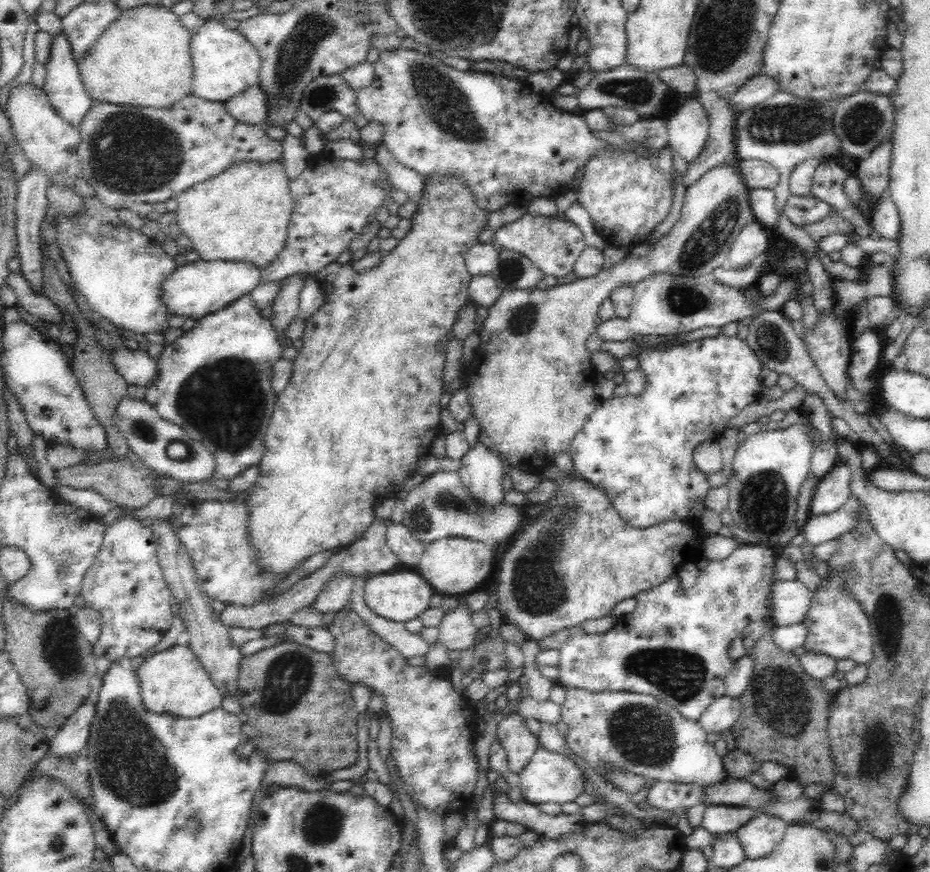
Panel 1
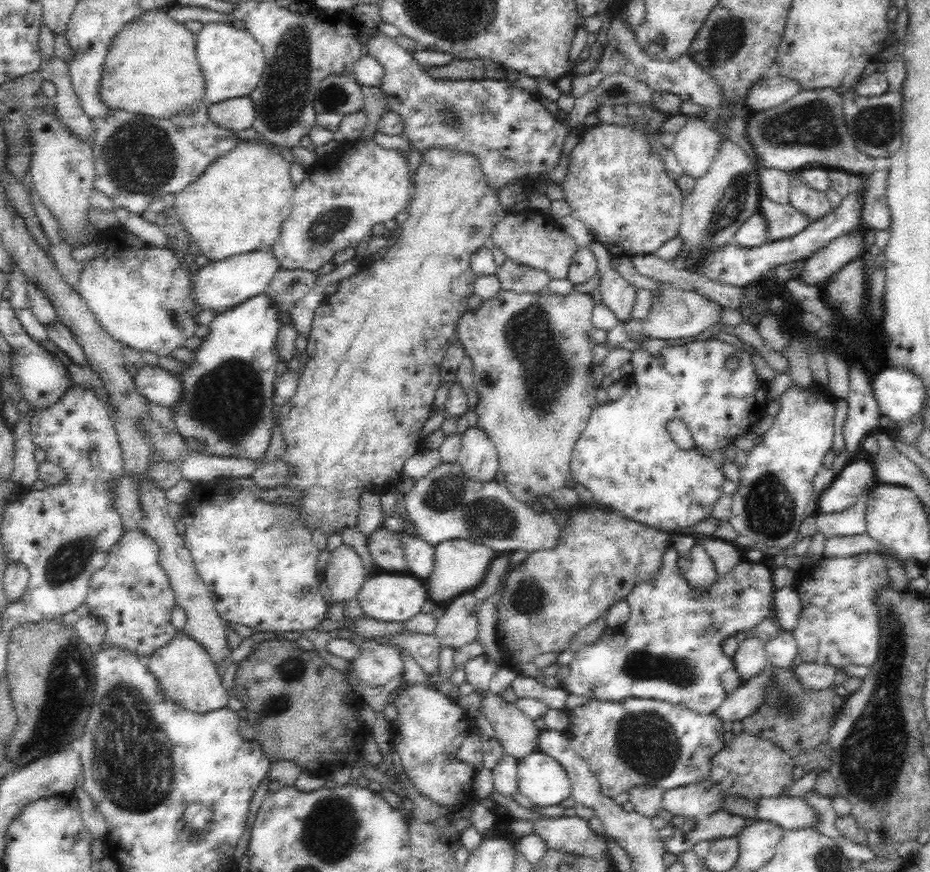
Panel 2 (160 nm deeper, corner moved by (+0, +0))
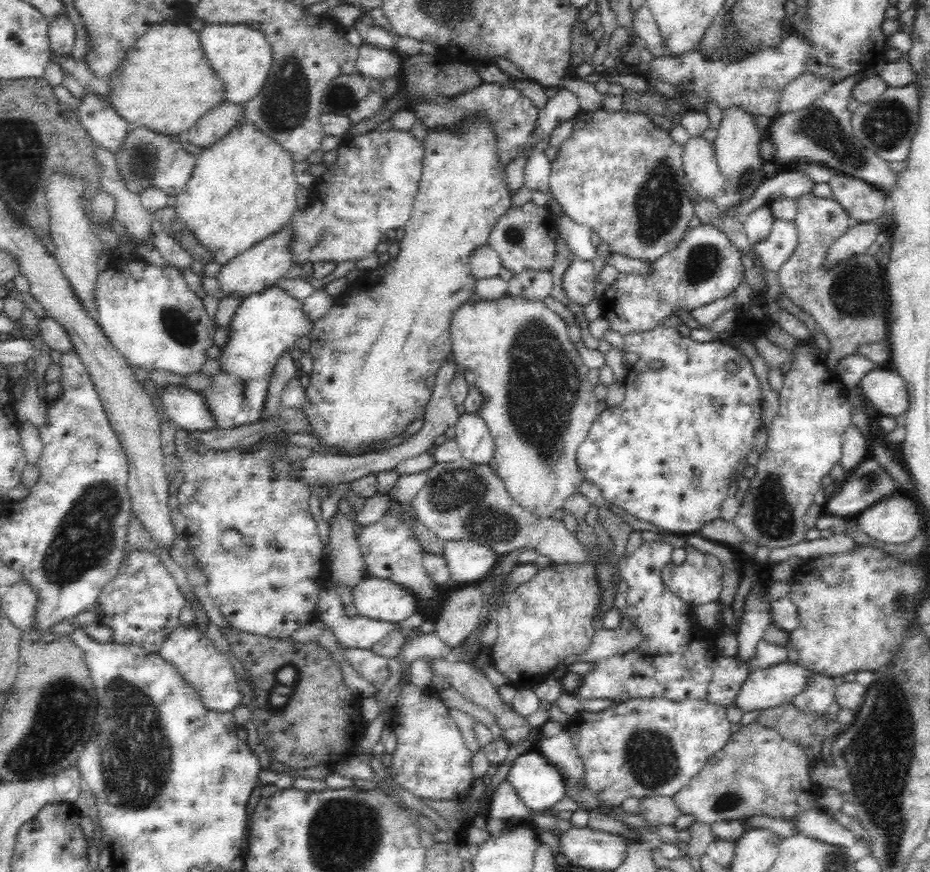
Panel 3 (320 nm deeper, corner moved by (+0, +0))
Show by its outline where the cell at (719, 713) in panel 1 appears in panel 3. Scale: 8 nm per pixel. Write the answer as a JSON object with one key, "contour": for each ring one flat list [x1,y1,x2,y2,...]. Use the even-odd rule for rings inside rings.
{"contour":[[787,660,774,666,749,671,734,704,743,713,754,712,790,703,801,694,814,672]]}

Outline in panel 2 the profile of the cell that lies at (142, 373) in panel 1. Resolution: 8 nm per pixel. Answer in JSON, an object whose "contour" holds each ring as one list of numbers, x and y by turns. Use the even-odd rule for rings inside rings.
{"contour":[[143,363,137,365,137,373,133,377,136,389,149,402,160,404,168,409,178,404,182,394,182,383,176,375,159,365,156,367]]}

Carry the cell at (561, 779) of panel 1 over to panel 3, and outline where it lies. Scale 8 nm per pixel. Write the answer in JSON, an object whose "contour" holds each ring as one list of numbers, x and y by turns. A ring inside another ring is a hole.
{"contour":[[533,748,518,756,506,778,532,811,546,811,565,795,560,770]]}

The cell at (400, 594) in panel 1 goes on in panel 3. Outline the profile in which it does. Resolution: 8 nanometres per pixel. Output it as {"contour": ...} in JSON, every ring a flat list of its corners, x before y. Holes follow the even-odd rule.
{"contour":[[366,576,353,586,352,592,357,614,366,618,397,623,418,610,409,590,383,578]]}

